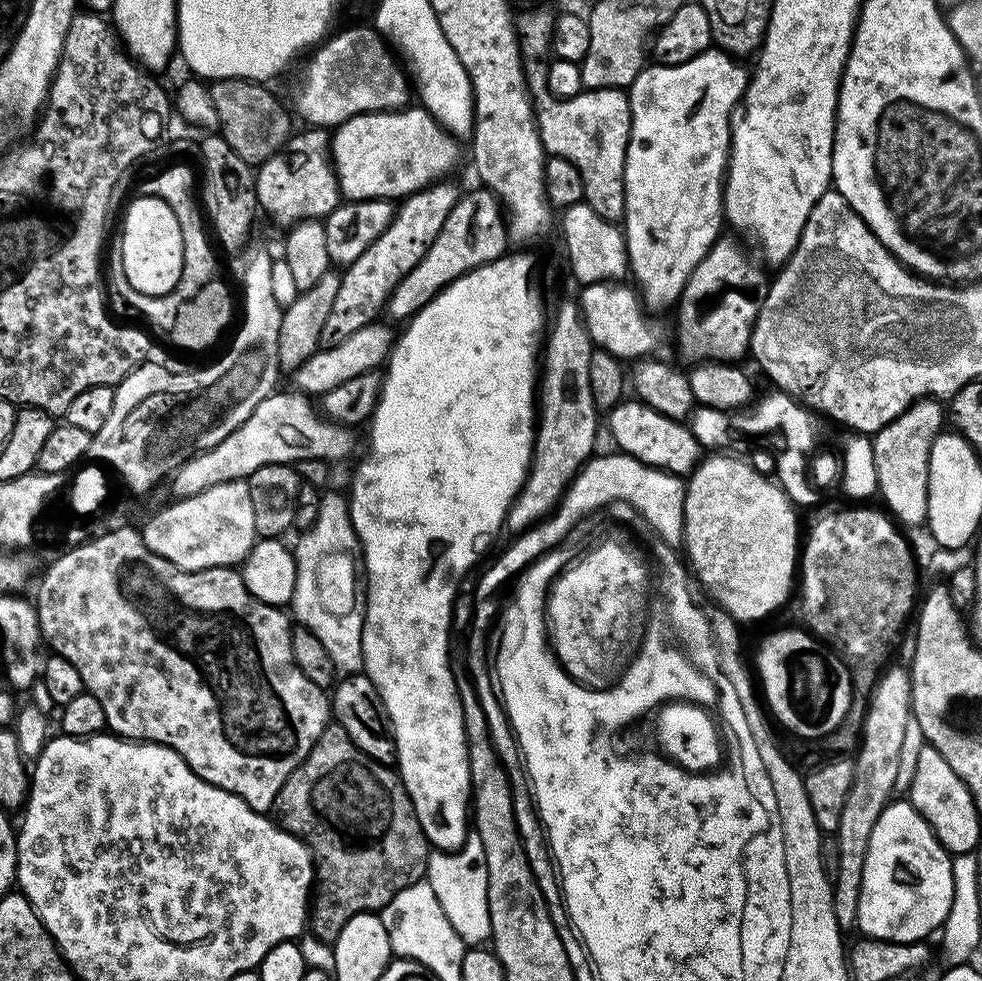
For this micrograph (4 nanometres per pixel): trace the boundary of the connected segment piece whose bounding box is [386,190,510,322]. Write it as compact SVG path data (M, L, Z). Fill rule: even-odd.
M479 191L472 192L469 196L468 193L461 195L456 201L454 210L446 218L438 238L434 238L430 250L422 258L422 262L418 262L418 266L414 266L414 270L410 270L410 274L390 294L386 305L386 316L389 316L387 317L389 321L411 320L443 288L450 286L467 272L500 259L509 251L508 225L502 205L491 192Z

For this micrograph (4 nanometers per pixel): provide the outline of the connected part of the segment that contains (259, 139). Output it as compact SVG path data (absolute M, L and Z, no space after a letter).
M217 80L209 87L208 93L214 102L214 108L218 110L220 126L219 135L226 142L230 142L230 150L238 154L246 163L259 166L264 164L276 152L280 151L288 143L288 137L293 135L292 120L288 117L286 109L280 105L280 100L263 83L254 80Z

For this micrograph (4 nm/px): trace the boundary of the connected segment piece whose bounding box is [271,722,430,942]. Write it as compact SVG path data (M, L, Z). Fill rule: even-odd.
M330 722L324 727L310 754L306 754L290 778L286 778L282 790L278 790L271 811L276 823L304 841L313 854L314 899L310 904L310 932L320 940L335 942L338 934L342 934L342 926L346 926L354 914L379 913L399 892L406 890L406 886L425 879L430 845L418 822L410 794L404 789L399 775L389 765L380 764L358 750L340 724ZM323 804L332 816L338 815L343 808L348 816L335 820L320 809Z

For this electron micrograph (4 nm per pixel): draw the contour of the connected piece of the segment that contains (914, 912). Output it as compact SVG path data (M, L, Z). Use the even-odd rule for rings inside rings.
M907 799L895 801L894 807L887 813L886 818L882 818L874 824L874 830L870 834L870 846L866 850L866 866L864 867L864 873L862 874L862 894L858 898L858 914L856 915L856 928L859 929L865 937L874 940L886 940L889 944L914 944L917 942L927 941L928 935L932 931L939 929L943 925L947 916L950 914L951 904L955 898L955 894L958 891L958 876L952 873L952 860L947 848L940 843L940 839L937 838L936 833L933 832L931 826L924 821L924 817L911 807Z

